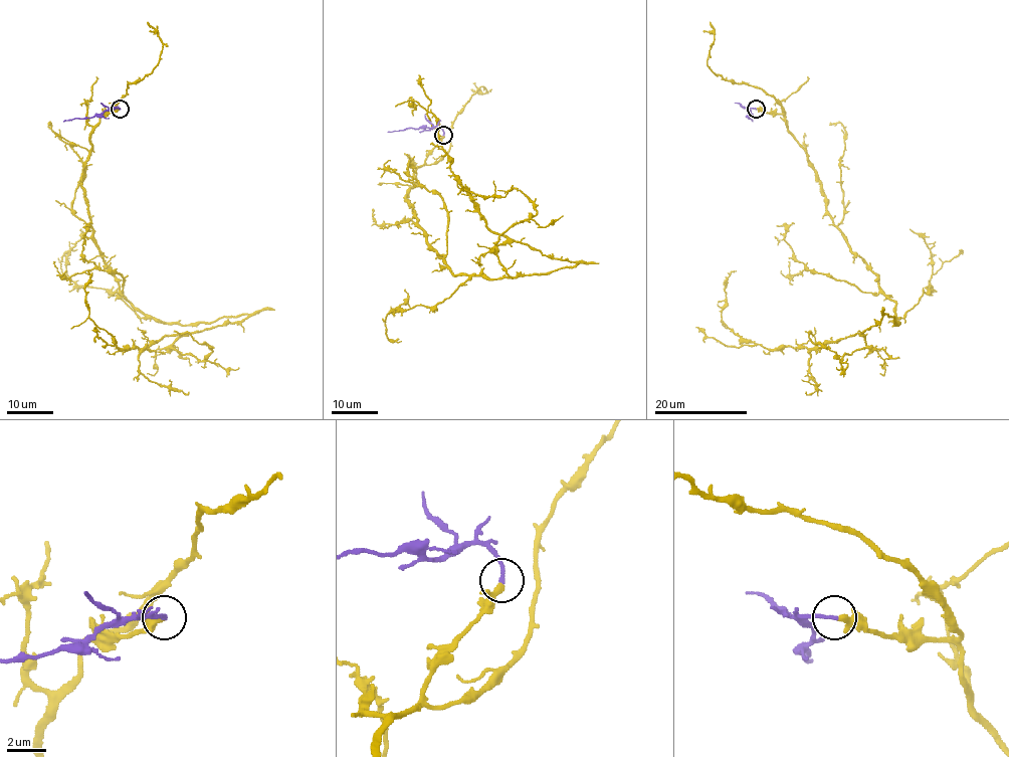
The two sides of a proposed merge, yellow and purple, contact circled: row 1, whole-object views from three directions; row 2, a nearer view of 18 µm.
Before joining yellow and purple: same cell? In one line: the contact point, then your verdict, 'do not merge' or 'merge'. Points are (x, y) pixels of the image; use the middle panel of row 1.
at (443, 135); merge

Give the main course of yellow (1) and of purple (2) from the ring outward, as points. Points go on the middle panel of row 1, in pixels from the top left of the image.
1: (443, 135), (406, 199), (454, 274), (576, 264), (493, 233), (451, 170), (438, 120), (413, 101), (413, 116)
2: (443, 135), (437, 126), (429, 130), (387, 132)

